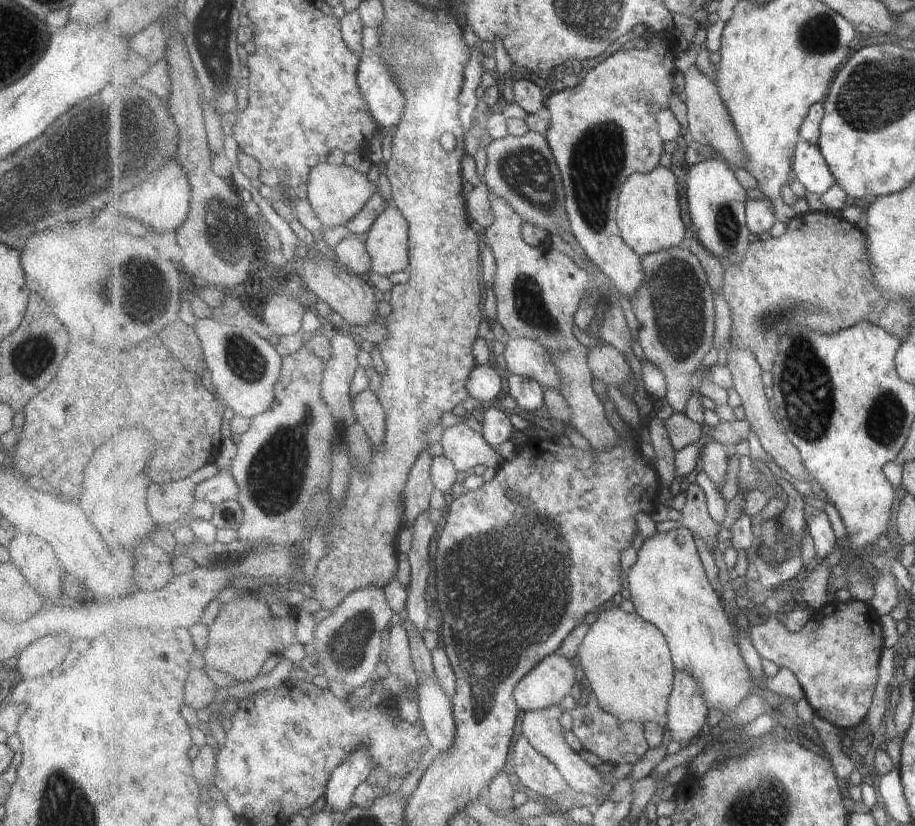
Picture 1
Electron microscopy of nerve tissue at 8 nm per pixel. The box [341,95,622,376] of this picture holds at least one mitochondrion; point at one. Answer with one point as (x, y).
(525, 171)

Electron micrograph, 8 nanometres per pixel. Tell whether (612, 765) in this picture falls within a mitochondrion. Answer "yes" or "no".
no

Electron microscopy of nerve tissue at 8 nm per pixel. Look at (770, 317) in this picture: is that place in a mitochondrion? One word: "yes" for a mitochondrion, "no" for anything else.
yes

